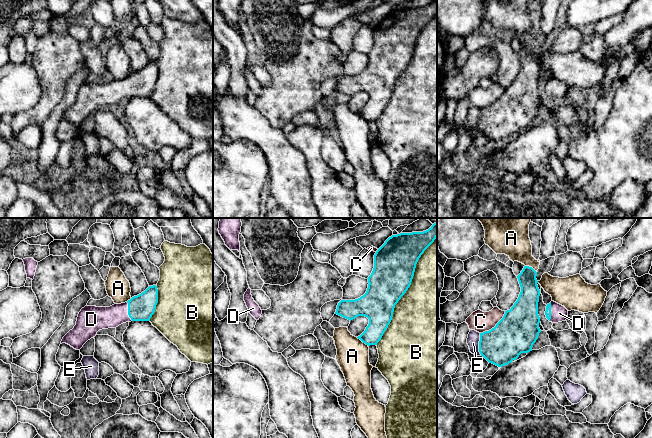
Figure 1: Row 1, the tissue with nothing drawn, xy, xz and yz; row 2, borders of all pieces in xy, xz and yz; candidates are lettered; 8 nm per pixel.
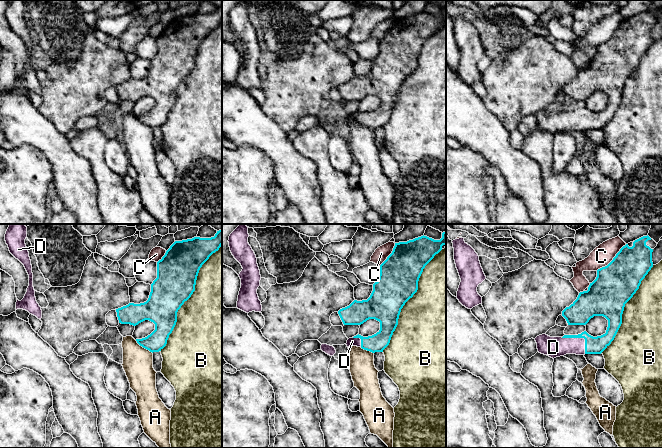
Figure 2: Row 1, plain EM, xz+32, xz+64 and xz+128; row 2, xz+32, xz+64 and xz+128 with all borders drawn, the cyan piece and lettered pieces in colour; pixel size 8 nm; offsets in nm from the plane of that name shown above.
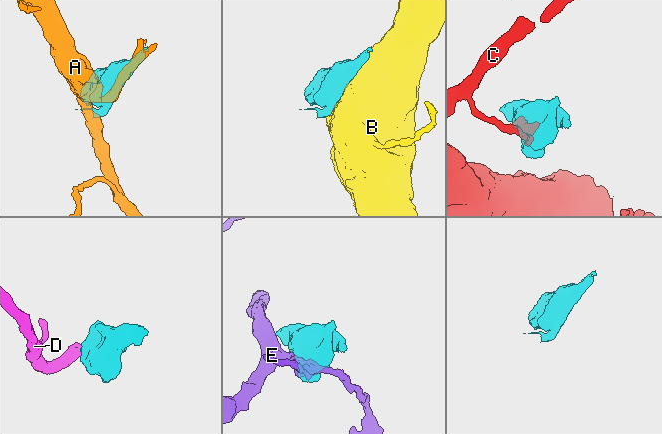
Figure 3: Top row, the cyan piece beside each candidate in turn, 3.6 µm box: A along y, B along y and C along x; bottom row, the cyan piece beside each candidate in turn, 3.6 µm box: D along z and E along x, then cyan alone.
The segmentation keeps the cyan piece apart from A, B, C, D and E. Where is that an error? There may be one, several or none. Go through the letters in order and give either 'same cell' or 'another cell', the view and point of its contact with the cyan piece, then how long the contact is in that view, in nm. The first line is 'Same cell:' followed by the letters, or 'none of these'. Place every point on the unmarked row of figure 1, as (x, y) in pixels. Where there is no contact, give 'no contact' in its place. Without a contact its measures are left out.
Same cell: D
A: another cell | xz (362, 117) | 120 nm
B: another cell | xz (406, 66) | 1000 nm
C: another cell | yz (495, 102) | 280 nm
D: same cell | xy (128, 87) | 160 nm
E: another cell | yz (479, 120) | 180 nm

